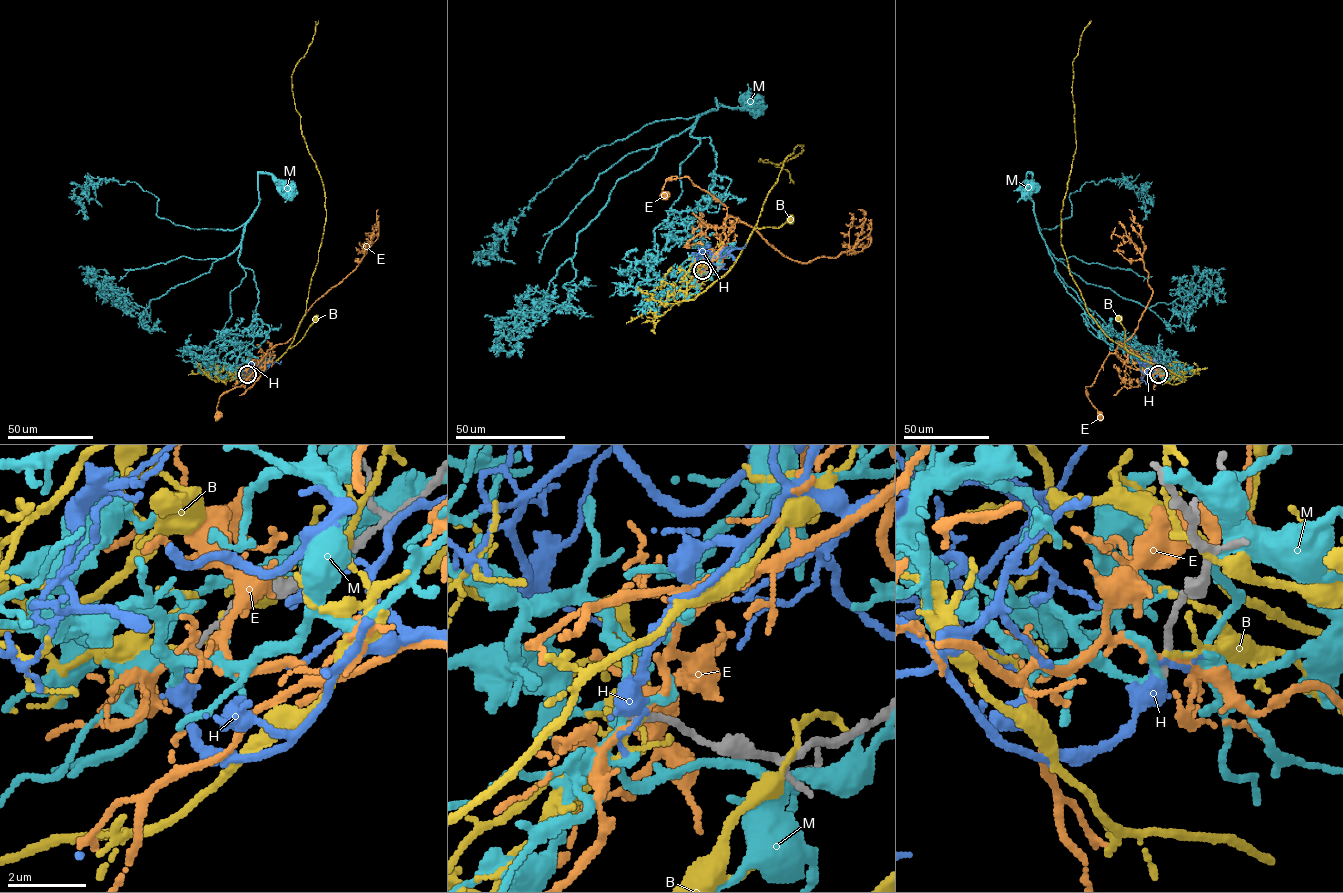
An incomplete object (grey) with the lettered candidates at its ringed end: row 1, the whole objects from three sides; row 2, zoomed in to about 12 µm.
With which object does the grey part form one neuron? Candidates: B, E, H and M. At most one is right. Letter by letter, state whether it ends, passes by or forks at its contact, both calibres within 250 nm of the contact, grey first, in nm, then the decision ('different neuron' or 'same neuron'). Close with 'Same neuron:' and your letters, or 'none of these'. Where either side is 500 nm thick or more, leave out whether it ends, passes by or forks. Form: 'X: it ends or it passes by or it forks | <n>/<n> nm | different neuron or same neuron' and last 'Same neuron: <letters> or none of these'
B: it passes by | 240/100 nm | different neuron
E: it passes by | 220/170 nm | different neuron
H: it passes by | 220/240 nm | different neuron
M: it forks | 200/200 nm | different neuron
Same neuron: none of these

